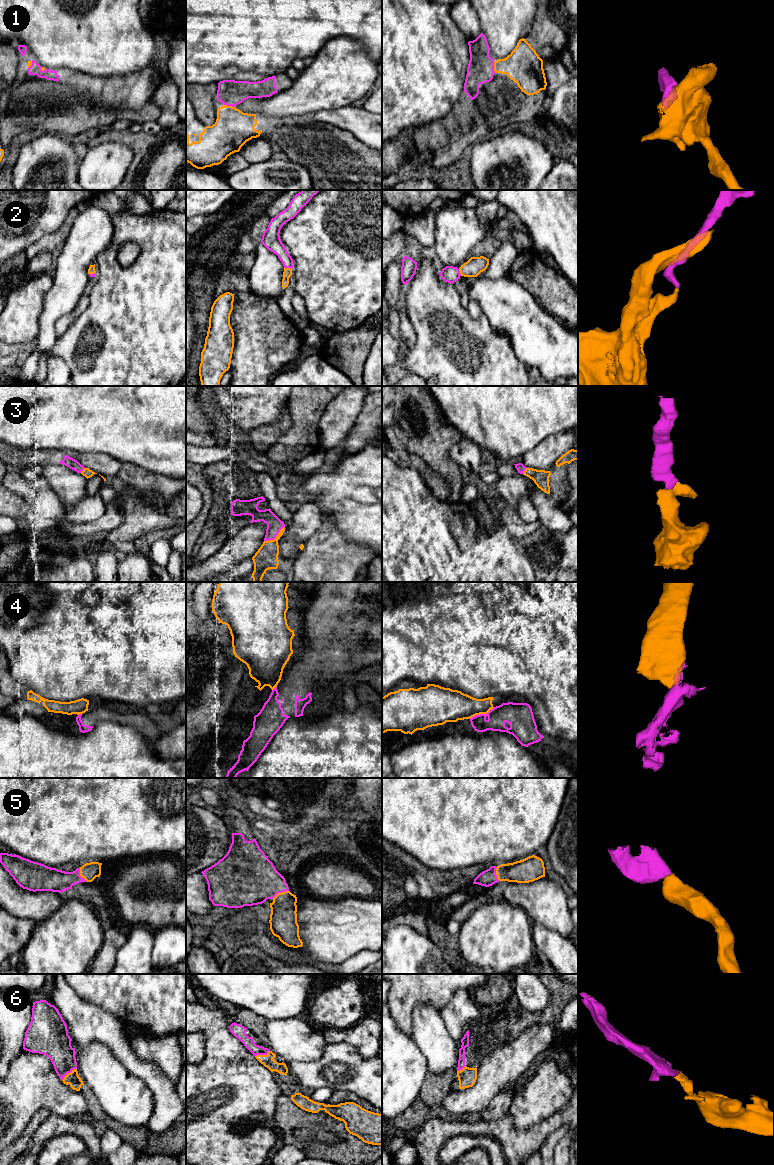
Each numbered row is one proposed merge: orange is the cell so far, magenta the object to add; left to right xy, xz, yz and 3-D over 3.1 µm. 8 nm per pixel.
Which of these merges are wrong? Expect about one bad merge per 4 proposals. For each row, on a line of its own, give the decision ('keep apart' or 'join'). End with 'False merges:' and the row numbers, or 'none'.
1: join
2: join
3: join
4: keep apart
5: join
6: join
False merges: 4

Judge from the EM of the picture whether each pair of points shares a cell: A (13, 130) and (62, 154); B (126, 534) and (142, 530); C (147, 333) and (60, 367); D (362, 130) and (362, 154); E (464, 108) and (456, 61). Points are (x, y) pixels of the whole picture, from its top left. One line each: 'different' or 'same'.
A: different
B: same
C: different
D: different
E: different

